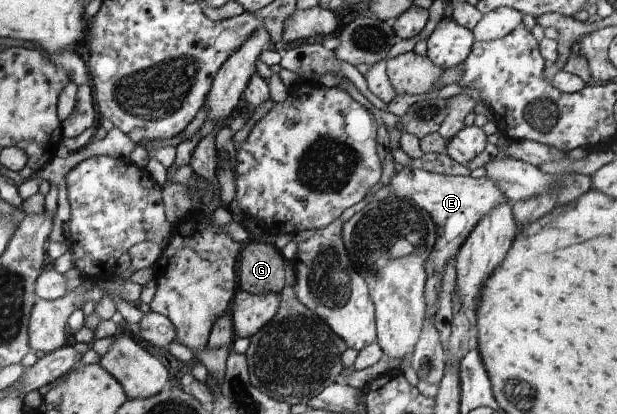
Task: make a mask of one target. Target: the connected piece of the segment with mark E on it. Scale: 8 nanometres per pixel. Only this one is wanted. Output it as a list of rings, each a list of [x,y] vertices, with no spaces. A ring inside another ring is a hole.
[[[404,167],[401,172],[395,172],[389,180],[391,195],[401,199],[413,200],[420,208],[423,208],[433,220],[436,226],[437,240],[435,249],[426,261],[426,314],[435,316],[439,310],[439,290],[441,290],[441,278],[445,272],[445,266],[451,258],[455,258],[459,248],[469,239],[469,235],[478,226],[479,220],[499,208],[503,202],[509,202],[503,190],[495,180],[487,176],[471,178],[471,176],[445,176],[443,174],[431,174],[421,168]]]

